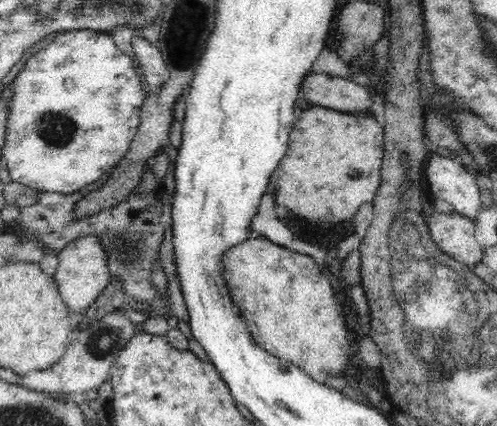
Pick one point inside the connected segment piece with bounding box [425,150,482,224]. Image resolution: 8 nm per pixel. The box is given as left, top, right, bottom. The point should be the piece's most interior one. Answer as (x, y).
(448, 180)

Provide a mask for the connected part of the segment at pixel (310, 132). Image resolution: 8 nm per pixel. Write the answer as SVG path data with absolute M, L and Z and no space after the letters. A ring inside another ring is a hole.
M318 105L310 106L305 111L301 111L297 121L294 123L294 126L291 128L291 131L288 134L288 151L280 164L277 166L277 169L272 173L269 186L267 188L268 193L274 197L274 201L278 206L283 206L292 212L296 218L300 218L302 222L296 222L293 224L299 226L299 228L304 228L313 231L320 231L327 228L332 228L346 220L352 220L354 214L357 213L362 205L372 204L373 198L376 196L377 188L380 184L380 164L382 162L382 156L384 155L384 139L382 128L376 123L374 115L350 115L338 112L335 110L330 110Z

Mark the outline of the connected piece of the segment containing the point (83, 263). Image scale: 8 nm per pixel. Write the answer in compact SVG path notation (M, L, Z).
M98 237L79 238L70 243L64 250L56 254L59 258L54 280L59 289L60 297L72 314L83 314L102 295L111 278L106 267L106 253L98 243Z

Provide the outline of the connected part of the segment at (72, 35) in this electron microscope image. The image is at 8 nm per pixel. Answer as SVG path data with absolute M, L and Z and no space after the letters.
M94 30L68 31L54 40L52 44L48 44L44 50L30 56L30 60L25 62L21 71L16 80L16 92L13 93L15 95L9 106L11 113L9 114L6 146L4 146L3 163L7 166L9 175L14 182L37 191L69 195L96 182L104 173L108 173L118 162L126 158L126 154L130 152L130 144L137 135L141 119L140 113L147 96L142 92L140 86L142 77L138 69L131 59L115 46L113 39L108 34Z

